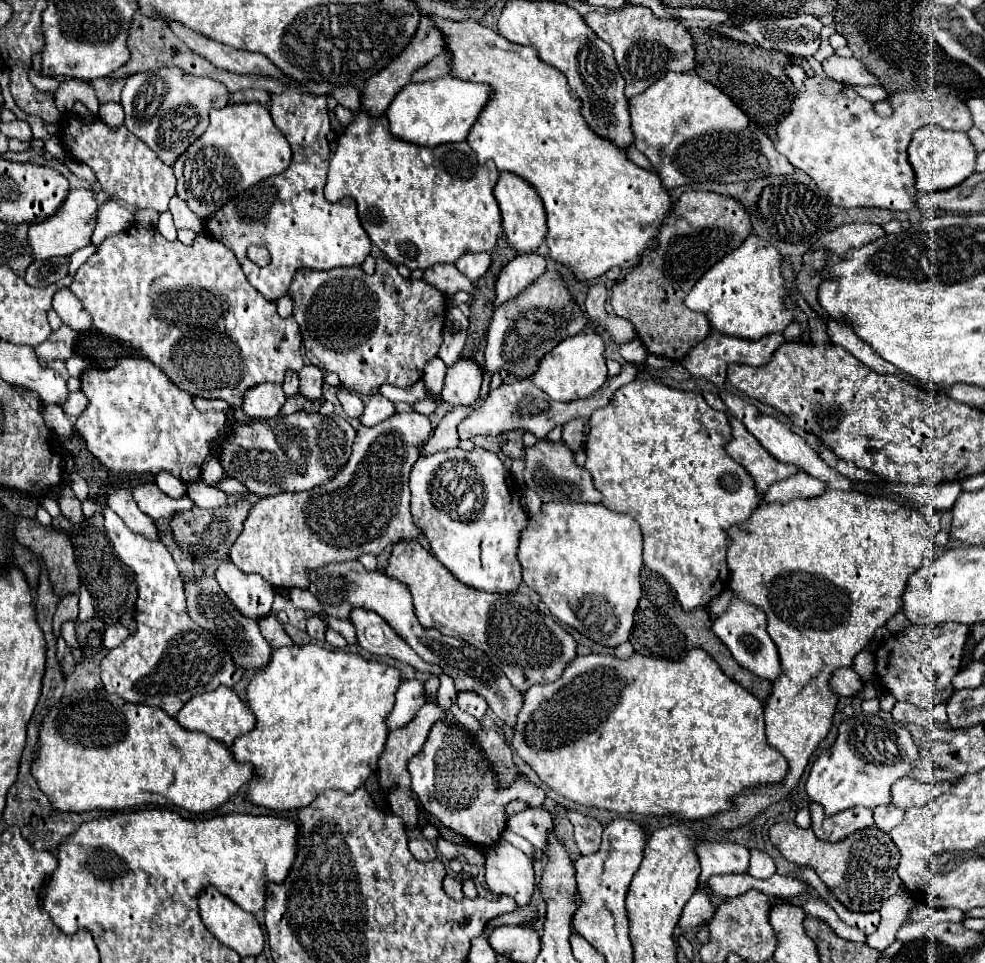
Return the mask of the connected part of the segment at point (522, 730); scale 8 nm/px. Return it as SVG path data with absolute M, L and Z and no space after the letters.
M691 649L687 653L687 659L683 661L667 661L667 659L655 659L635 653L627 661L611 655L583 655L575 657L571 665L563 671L559 681L549 685L533 685L527 693L523 693L523 709L519 711L517 725L513 727L513 739L511 745L517 751L517 755L531 765L531 769L539 775L539 779L555 793L563 795L565 799L587 805L587 807L601 807L617 813L639 813L639 815L681 815L685 819L697 821L703 817L711 817L719 811L731 809L731 797L739 795L745 787L755 787L763 783L779 783L787 773L787 761L783 755L773 749L763 731L763 705L751 697L749 691L745 691L741 685L733 683L725 673L719 669L719 665L703 651L703 649Z

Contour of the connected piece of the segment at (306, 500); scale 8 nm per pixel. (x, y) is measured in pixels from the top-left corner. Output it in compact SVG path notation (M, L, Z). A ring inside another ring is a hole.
M417 411L395 413L391 419L375 425L375 427L359 427L353 443L353 453L345 465L345 469L331 479L329 483L303 491L303 493L279 493L273 497L259 499L245 519L243 531L231 547L231 561L243 573L257 573L269 585L277 589L307 589L307 571L335 563L345 559L359 559L365 553L379 555L387 545L393 545L401 539L415 539L419 529L413 525L413 517L409 513L409 471L413 463L419 459L419 445L427 441L433 427L429 417Z

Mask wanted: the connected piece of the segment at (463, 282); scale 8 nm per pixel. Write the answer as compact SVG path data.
M435 265L423 273L423 281L445 295L471 289L471 281L465 275L461 275L455 265Z

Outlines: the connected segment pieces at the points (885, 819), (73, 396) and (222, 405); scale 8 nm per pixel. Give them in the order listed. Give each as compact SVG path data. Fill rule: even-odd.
M893 803L889 805L883 805L883 807L877 807L875 811L875 827L889 833L893 827L897 827L903 819L903 809L897 809Z
M69 391L67 401L63 401L63 405L61 405L61 409L67 415L75 415L75 417L79 417L85 407L87 407L87 399L85 399L85 395L81 391Z
M195 397L193 403L199 411L225 411L225 409L229 411L227 401L221 401L221 399L199 399L199 397Z

